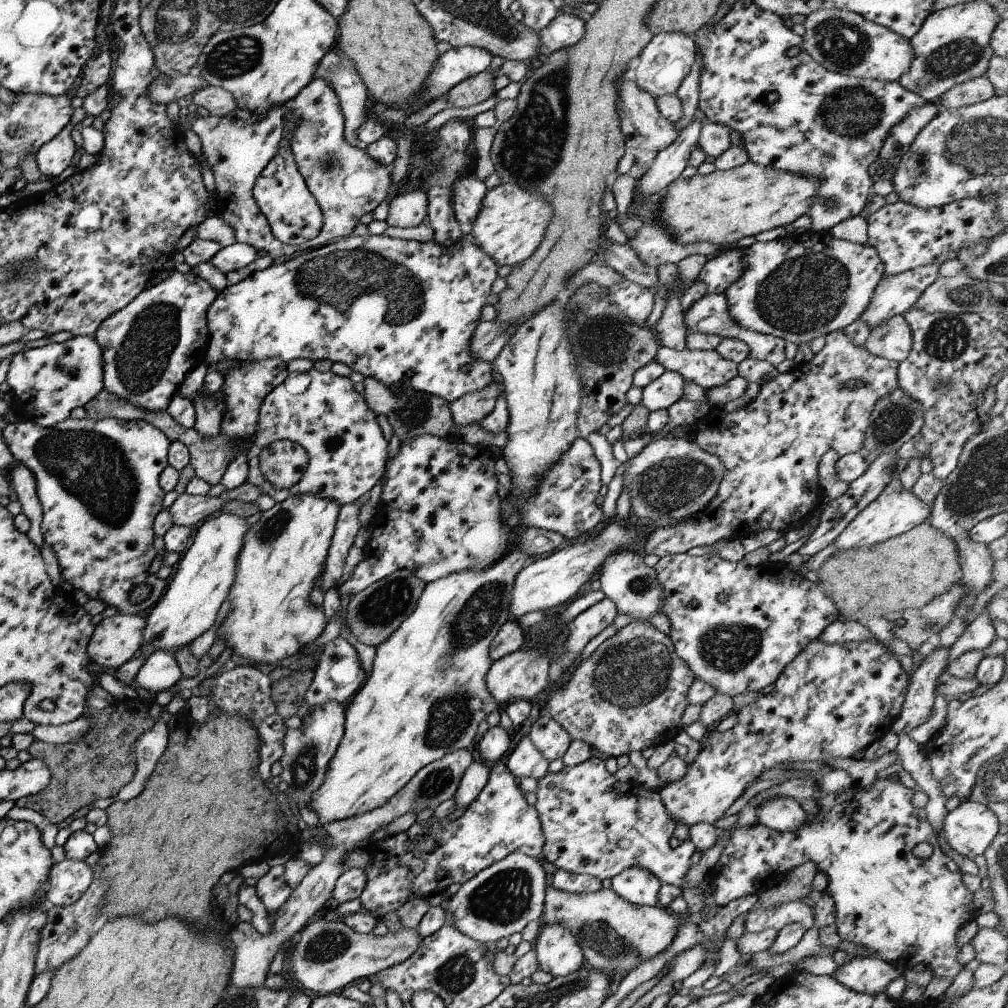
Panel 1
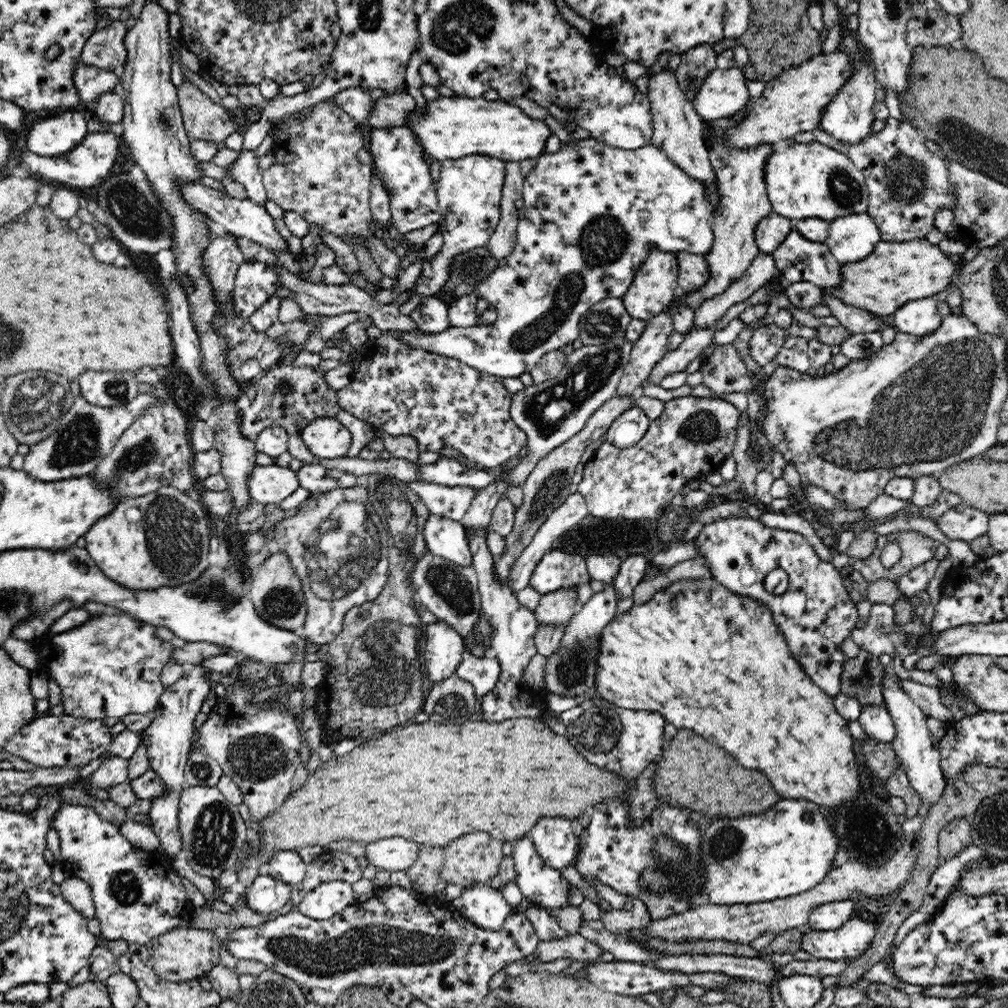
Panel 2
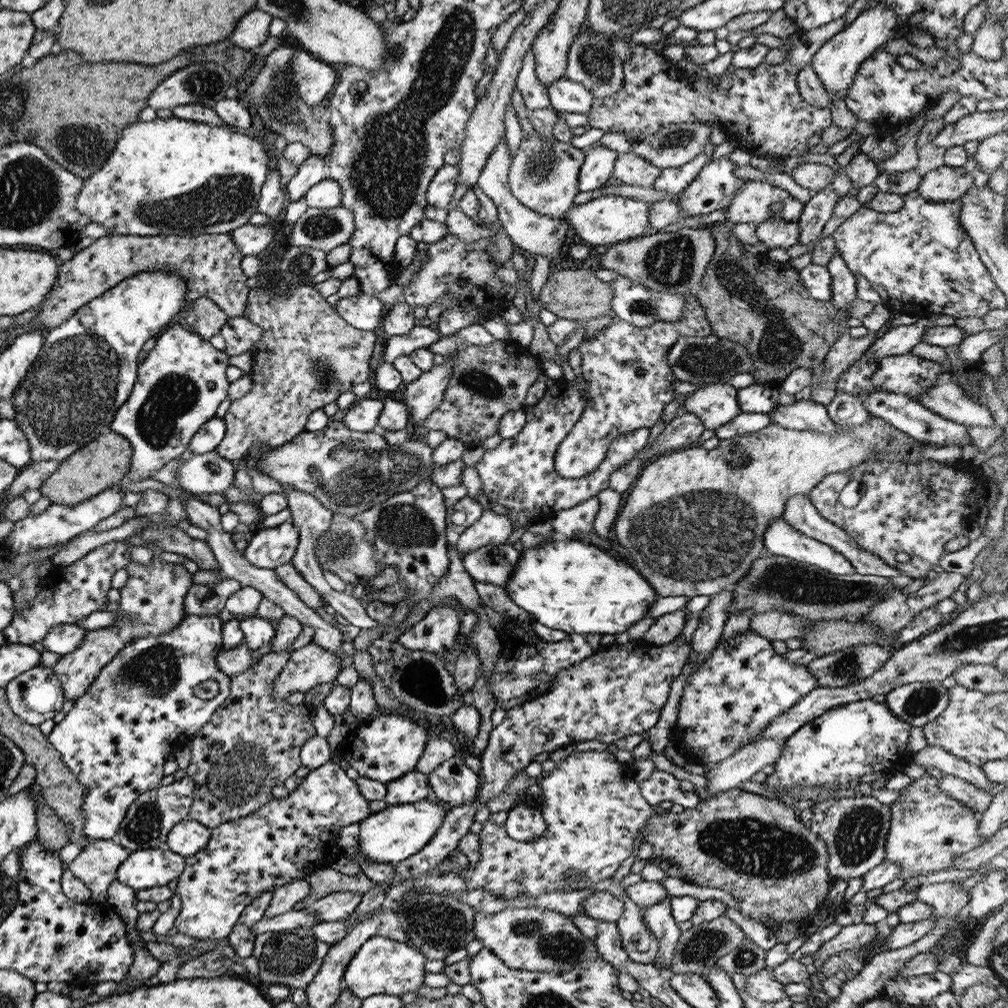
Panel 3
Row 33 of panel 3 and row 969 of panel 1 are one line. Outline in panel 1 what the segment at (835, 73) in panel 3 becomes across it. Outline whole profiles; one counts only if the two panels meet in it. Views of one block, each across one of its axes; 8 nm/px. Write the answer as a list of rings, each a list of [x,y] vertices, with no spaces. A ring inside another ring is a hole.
[[[853,957],[837,966],[835,978],[845,988],[865,994],[885,992],[885,986],[902,974],[901,969],[876,957]]]

